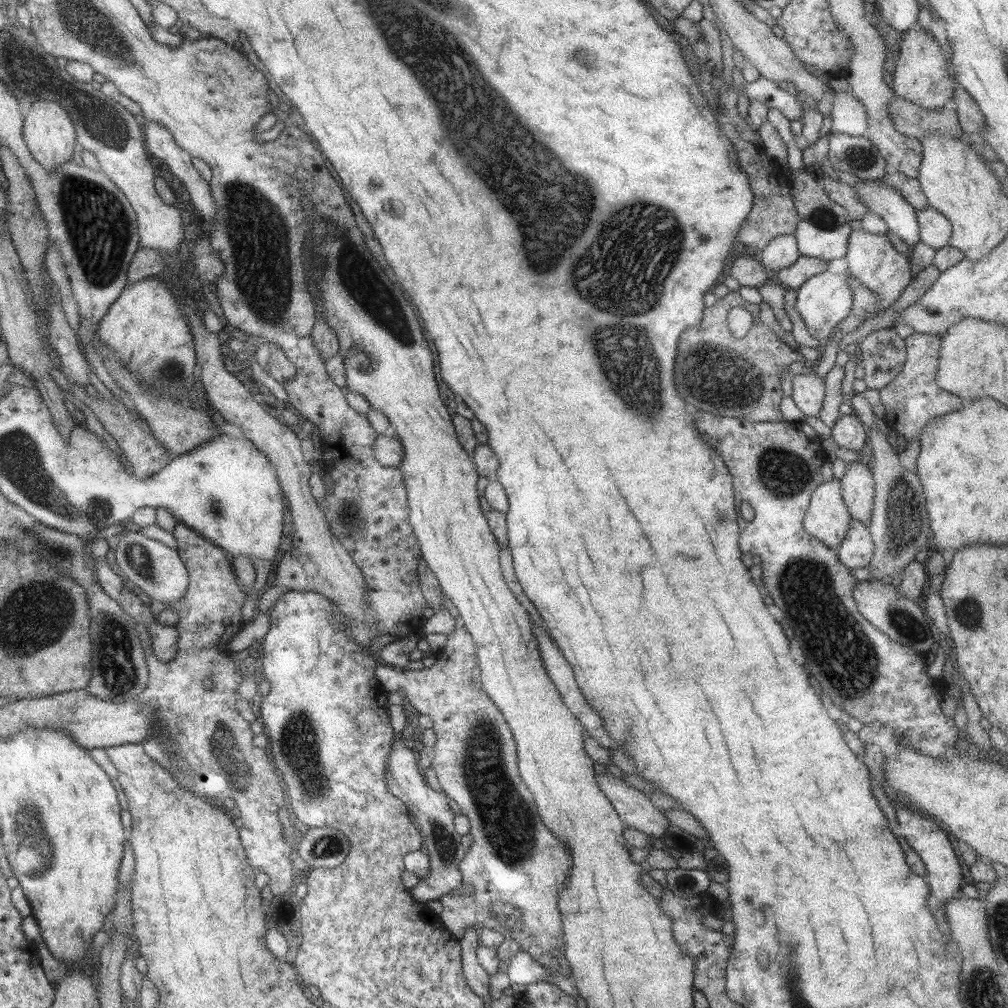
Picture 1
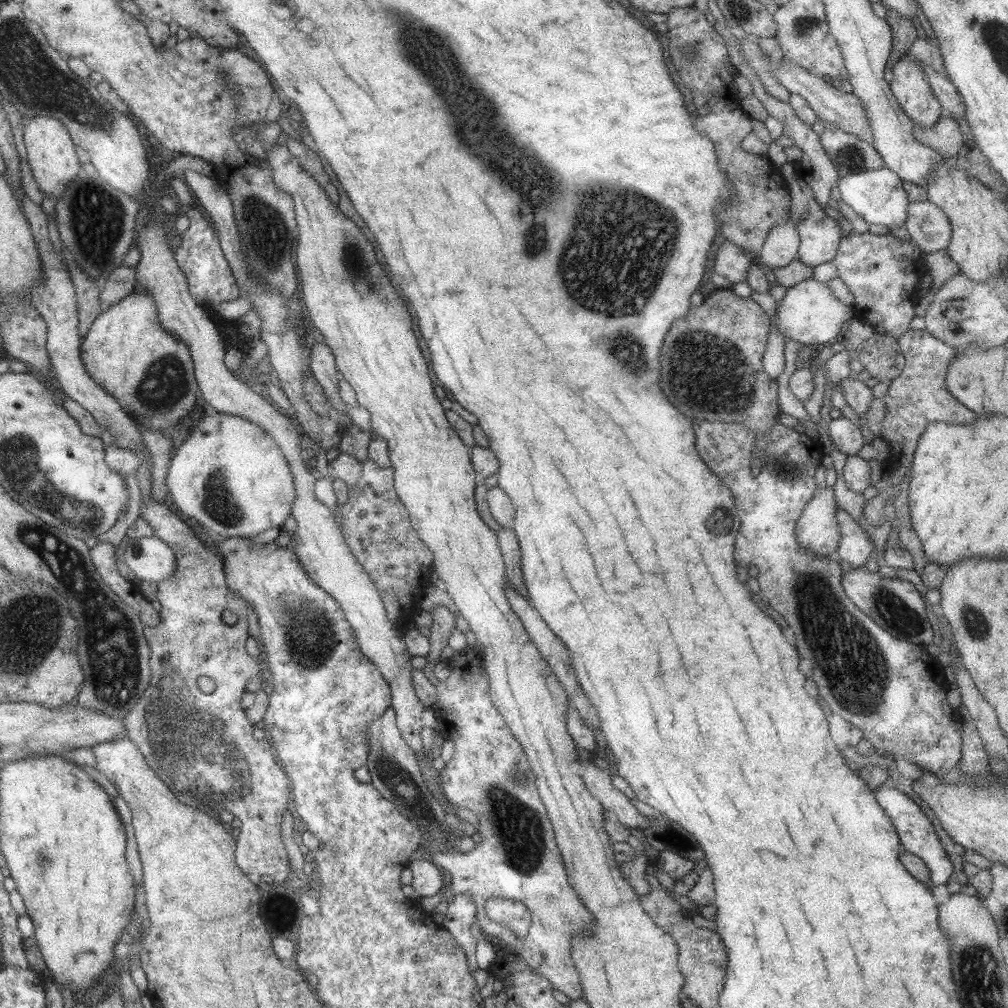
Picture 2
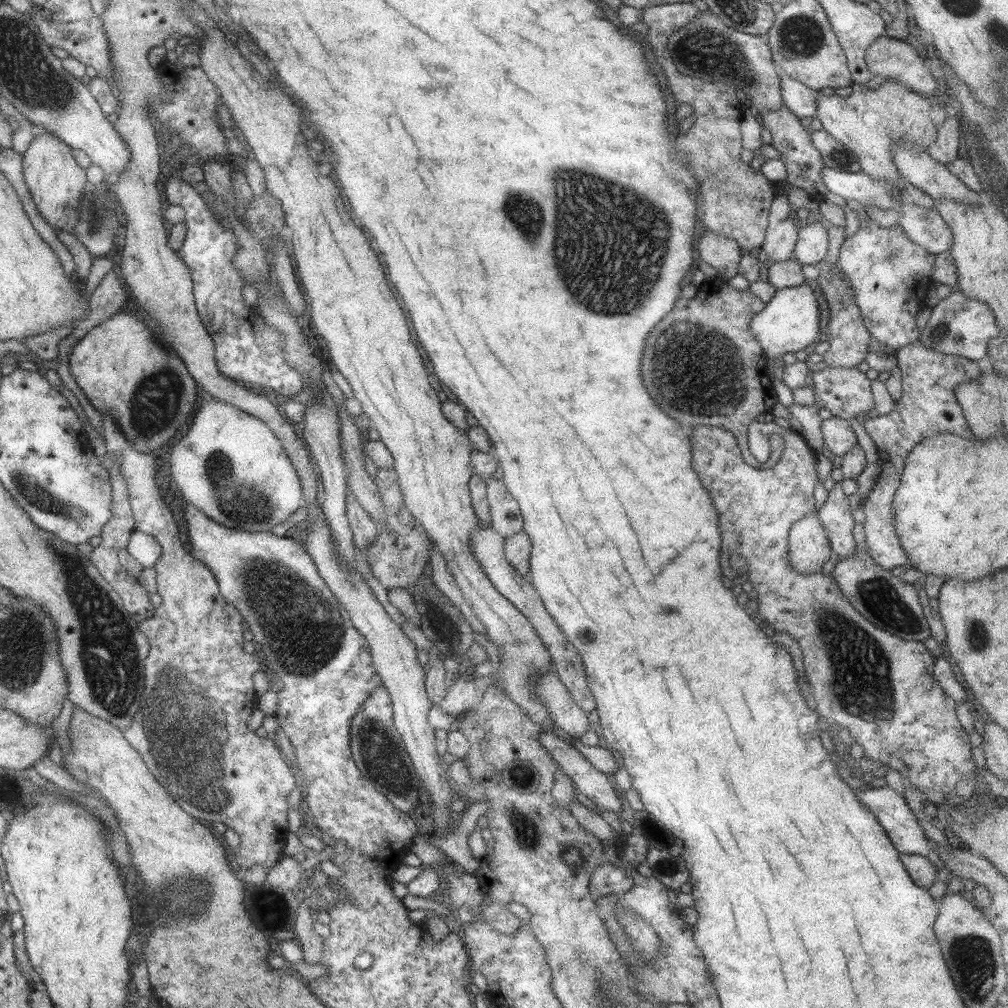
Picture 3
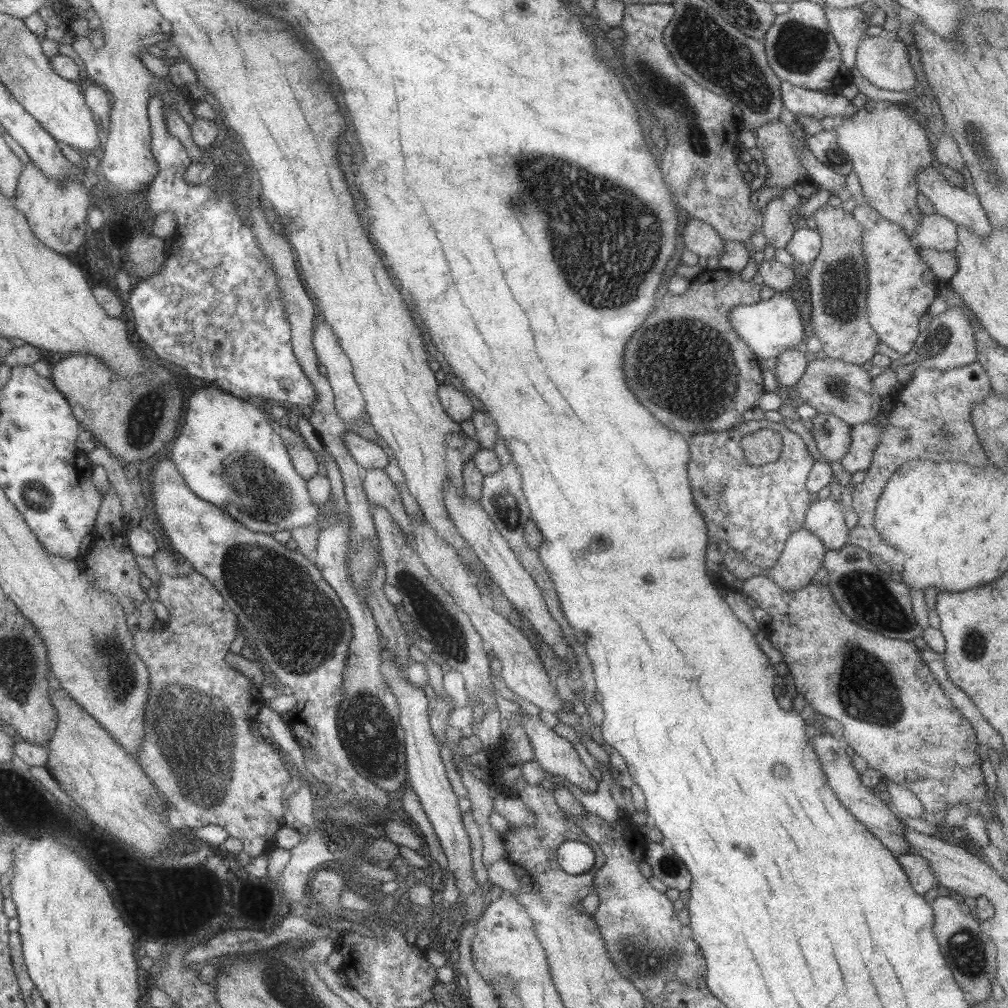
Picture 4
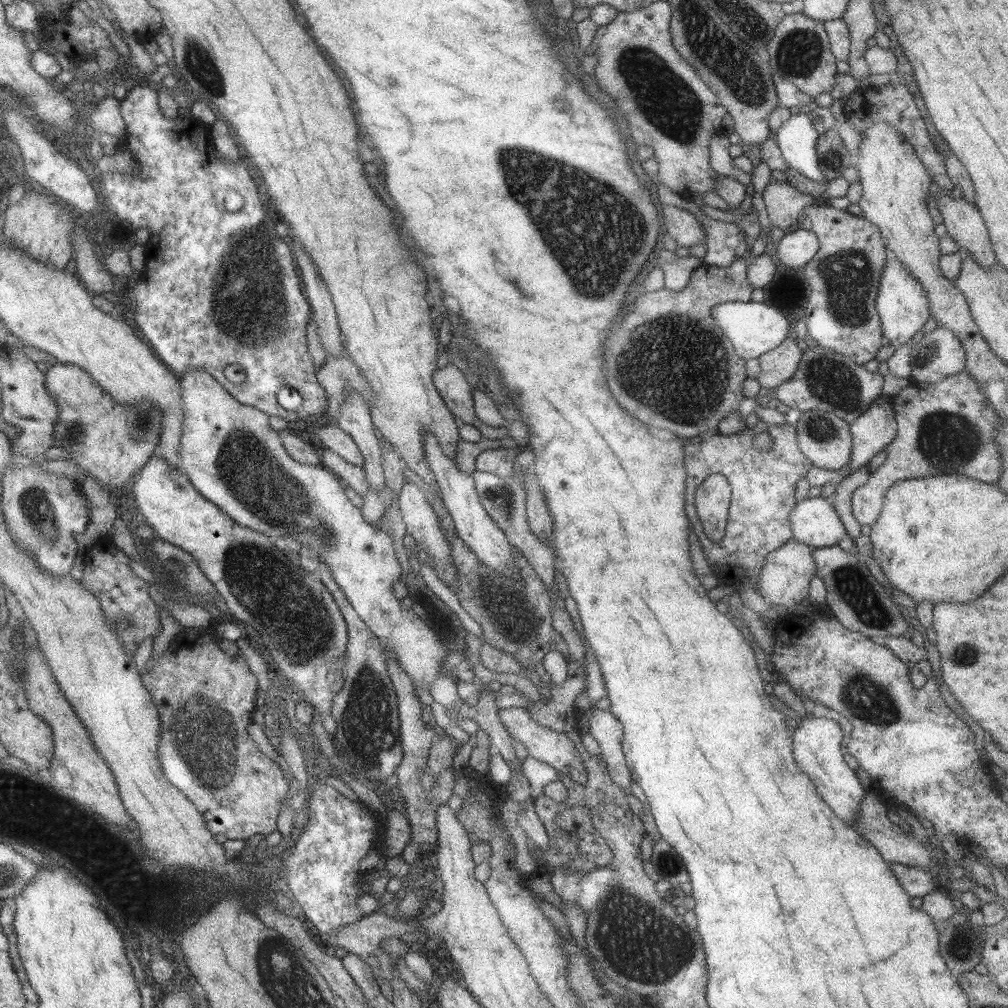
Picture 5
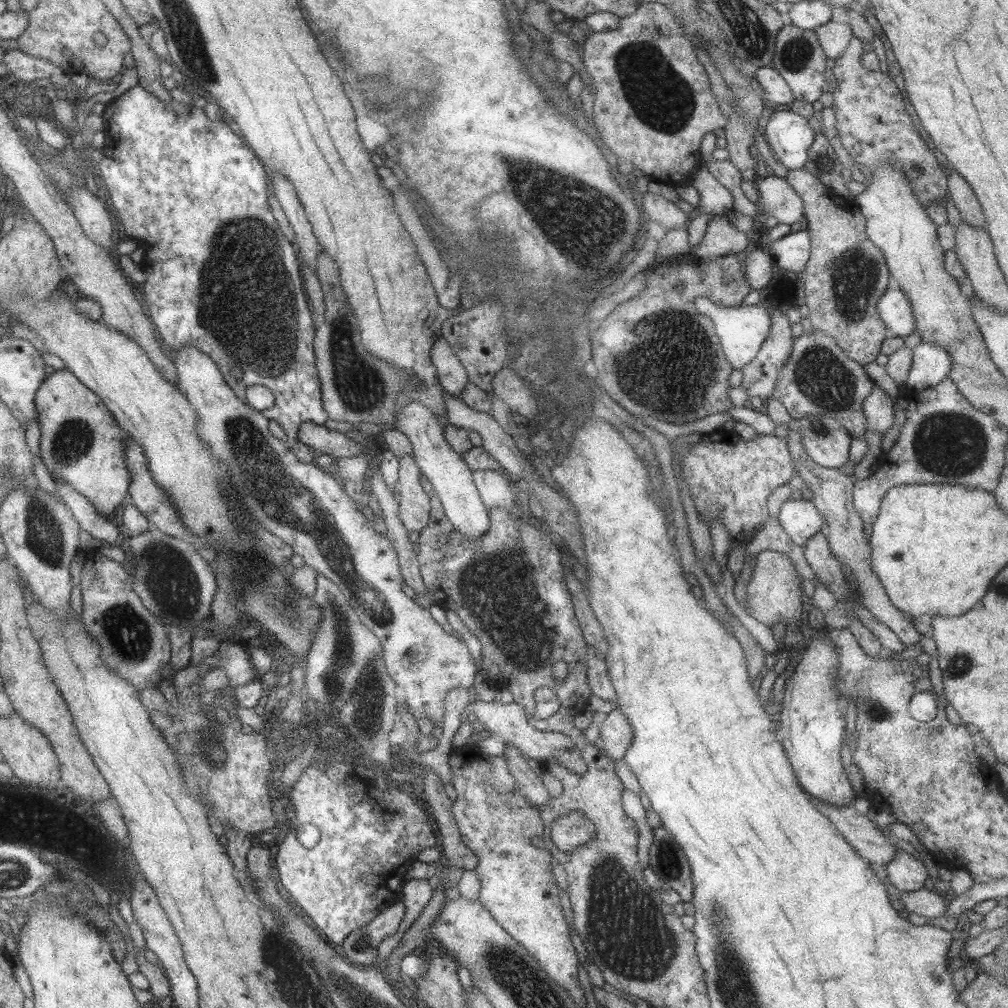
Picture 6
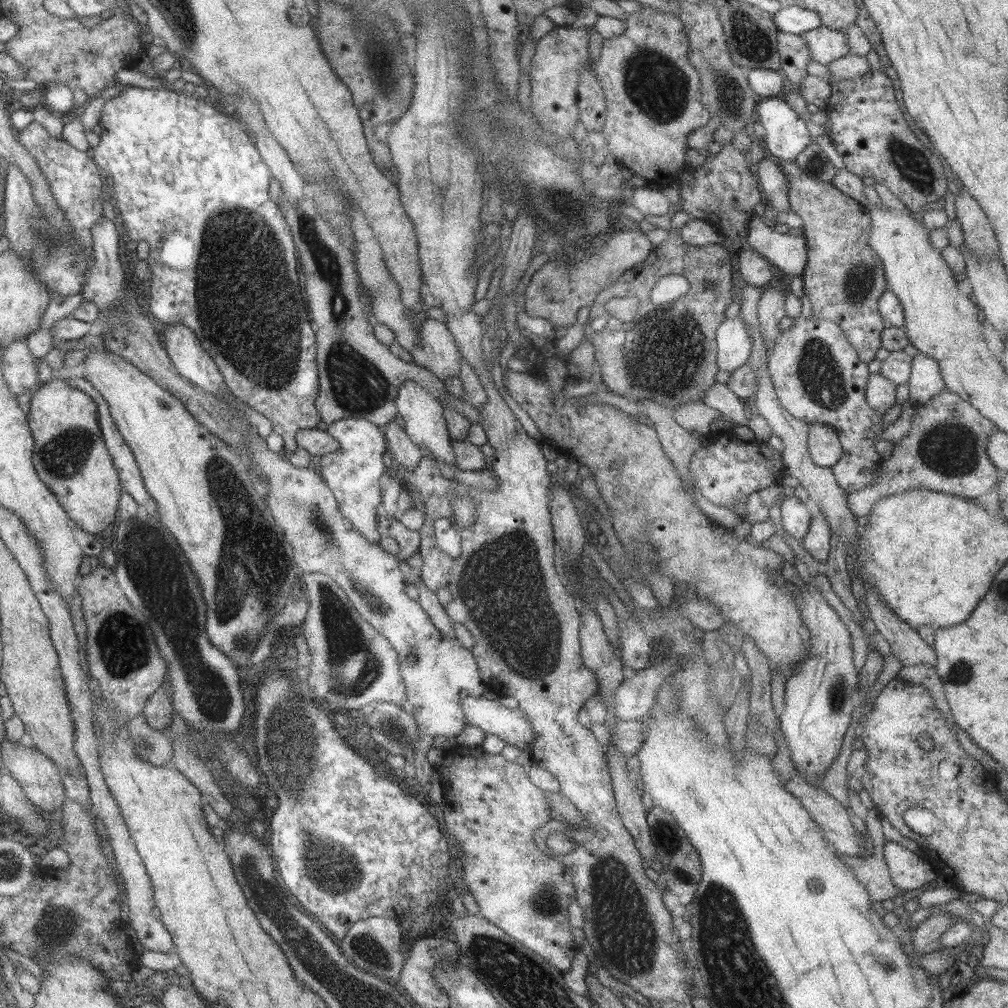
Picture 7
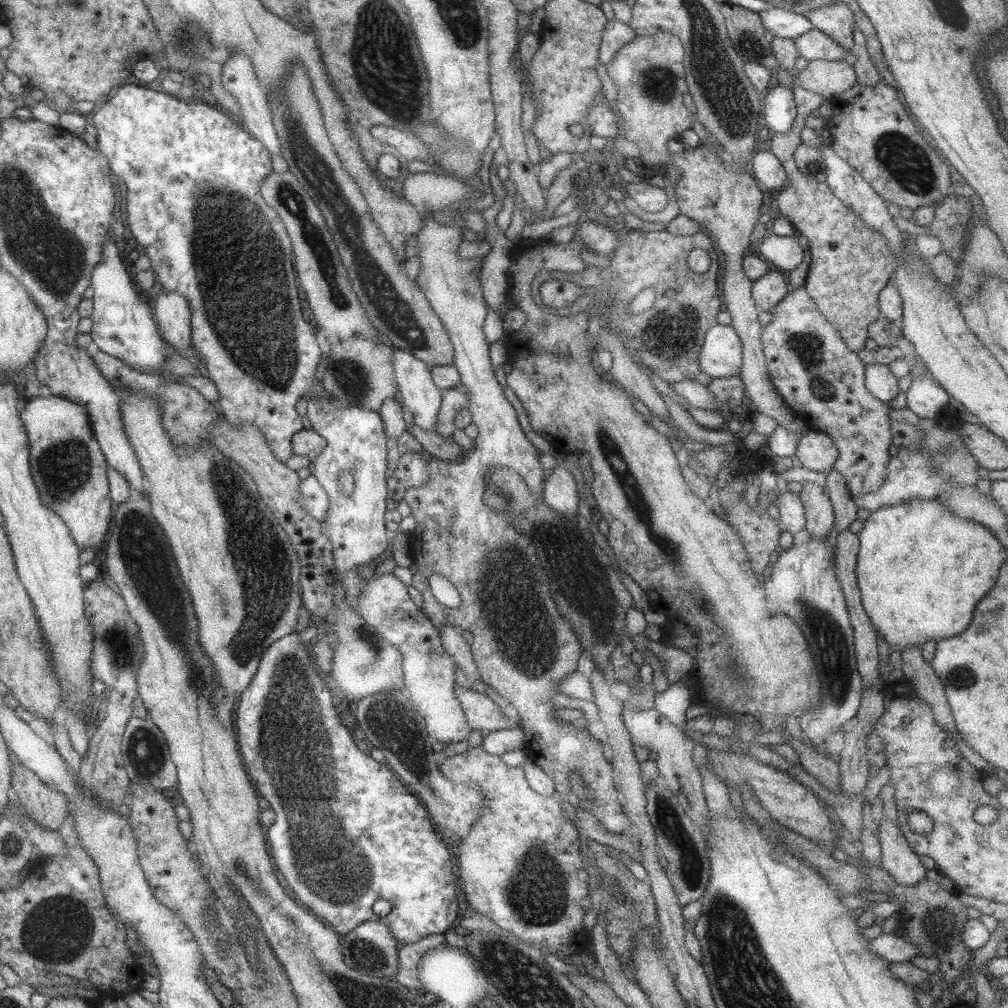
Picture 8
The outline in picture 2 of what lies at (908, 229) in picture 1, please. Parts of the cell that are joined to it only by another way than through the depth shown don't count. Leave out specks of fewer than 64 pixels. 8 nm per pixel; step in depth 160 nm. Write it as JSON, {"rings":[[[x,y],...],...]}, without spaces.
{"rings":[[[885,166],[875,170],[864,170],[856,173],[839,174],[836,180],[840,200],[845,202],[855,214],[860,216],[867,225],[876,225],[885,230],[895,225],[904,226],[904,218],[907,214],[908,198],[902,187],[902,180]]]}

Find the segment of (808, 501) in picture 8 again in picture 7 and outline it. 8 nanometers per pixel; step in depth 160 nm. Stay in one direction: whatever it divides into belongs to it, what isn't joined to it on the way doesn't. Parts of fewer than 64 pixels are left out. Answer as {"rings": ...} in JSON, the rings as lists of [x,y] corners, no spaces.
{"rings":[[[816,513],[810,518],[808,531],[802,538],[801,543],[811,558],[824,563],[830,549],[830,526],[825,520],[823,513]]]}

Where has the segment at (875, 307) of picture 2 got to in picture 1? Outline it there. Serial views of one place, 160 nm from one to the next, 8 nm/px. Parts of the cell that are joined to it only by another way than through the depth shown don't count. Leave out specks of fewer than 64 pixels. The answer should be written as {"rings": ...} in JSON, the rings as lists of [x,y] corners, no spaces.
{"rings":[[[861,228],[852,230],[847,239],[844,258],[847,272],[849,272],[848,276],[857,279],[865,288],[876,294],[878,303],[874,310],[875,314],[889,308],[912,280],[909,260],[904,254],[895,250],[885,234],[867,233]]]}

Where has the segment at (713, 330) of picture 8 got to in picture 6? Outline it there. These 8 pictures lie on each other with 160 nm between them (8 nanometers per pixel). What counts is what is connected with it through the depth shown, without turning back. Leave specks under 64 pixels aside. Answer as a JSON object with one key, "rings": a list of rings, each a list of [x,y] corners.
{"rings":[[[697,297],[694,300],[694,307],[697,312],[707,316],[713,323],[714,332],[723,348],[725,359],[733,370],[741,369],[745,364],[751,362],[769,334],[771,321],[769,321],[768,311],[758,304],[753,306],[739,304],[737,307],[717,306],[708,298]]]}

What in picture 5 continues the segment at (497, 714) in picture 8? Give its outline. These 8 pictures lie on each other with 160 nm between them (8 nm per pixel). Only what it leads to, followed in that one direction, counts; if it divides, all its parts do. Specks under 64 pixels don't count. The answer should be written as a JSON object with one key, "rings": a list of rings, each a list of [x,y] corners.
{"rings":[[[523,707],[499,708],[498,716],[511,739],[519,741],[526,748],[529,757],[552,766],[556,771],[566,774],[573,782],[585,784],[586,768],[583,766],[582,758],[576,751],[573,741],[569,740],[565,734],[533,722]]]}

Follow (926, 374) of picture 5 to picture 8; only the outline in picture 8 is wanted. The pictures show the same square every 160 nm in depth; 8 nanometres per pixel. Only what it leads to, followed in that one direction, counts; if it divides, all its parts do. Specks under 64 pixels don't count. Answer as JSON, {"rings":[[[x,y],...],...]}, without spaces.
{"rings":[[[926,374],[916,376],[905,395],[906,407],[919,418],[938,418],[948,411],[950,397]]]}

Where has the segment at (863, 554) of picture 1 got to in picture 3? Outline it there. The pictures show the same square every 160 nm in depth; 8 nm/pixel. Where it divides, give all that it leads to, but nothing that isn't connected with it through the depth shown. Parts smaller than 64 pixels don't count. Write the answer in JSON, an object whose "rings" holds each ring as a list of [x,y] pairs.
{"rings":[[[837,481],[833,488],[828,490],[828,495],[822,506],[815,512],[817,520],[821,523],[821,528],[826,532],[830,547],[839,558],[852,555],[856,547],[851,535],[851,530],[853,530],[855,524],[851,518],[851,510],[846,495],[841,491],[841,482]]]}

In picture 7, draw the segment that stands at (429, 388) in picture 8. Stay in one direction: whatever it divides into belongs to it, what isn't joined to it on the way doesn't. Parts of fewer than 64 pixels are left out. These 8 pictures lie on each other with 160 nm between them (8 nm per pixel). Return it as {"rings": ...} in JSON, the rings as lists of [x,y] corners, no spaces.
{"rings":[[[405,380],[401,382],[397,396],[395,398],[396,412],[399,412],[405,422],[404,431],[408,437],[421,449],[426,456],[430,453],[432,457],[437,458],[443,466],[453,466],[455,468],[455,457],[450,445],[450,436],[446,429],[446,422],[443,416],[443,407],[437,402],[423,386],[417,382]]]}

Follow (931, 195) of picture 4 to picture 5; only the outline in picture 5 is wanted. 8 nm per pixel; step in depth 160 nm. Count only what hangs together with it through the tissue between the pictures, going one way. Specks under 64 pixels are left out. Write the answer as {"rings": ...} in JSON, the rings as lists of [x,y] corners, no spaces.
{"rings":[[[933,190],[937,201],[942,223],[945,225],[947,234],[956,242],[958,250],[970,254],[970,257],[984,270],[992,268],[996,263],[994,250],[988,237],[984,220],[974,204],[965,202],[963,198],[955,200],[949,196],[949,192]]]}

